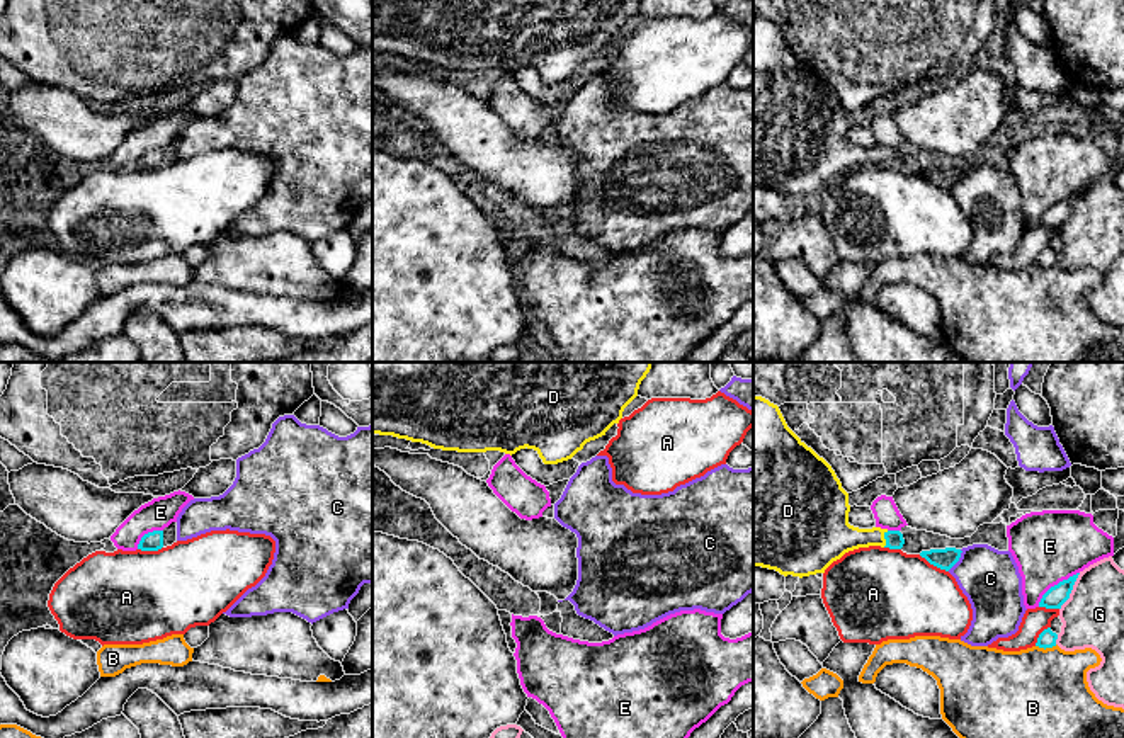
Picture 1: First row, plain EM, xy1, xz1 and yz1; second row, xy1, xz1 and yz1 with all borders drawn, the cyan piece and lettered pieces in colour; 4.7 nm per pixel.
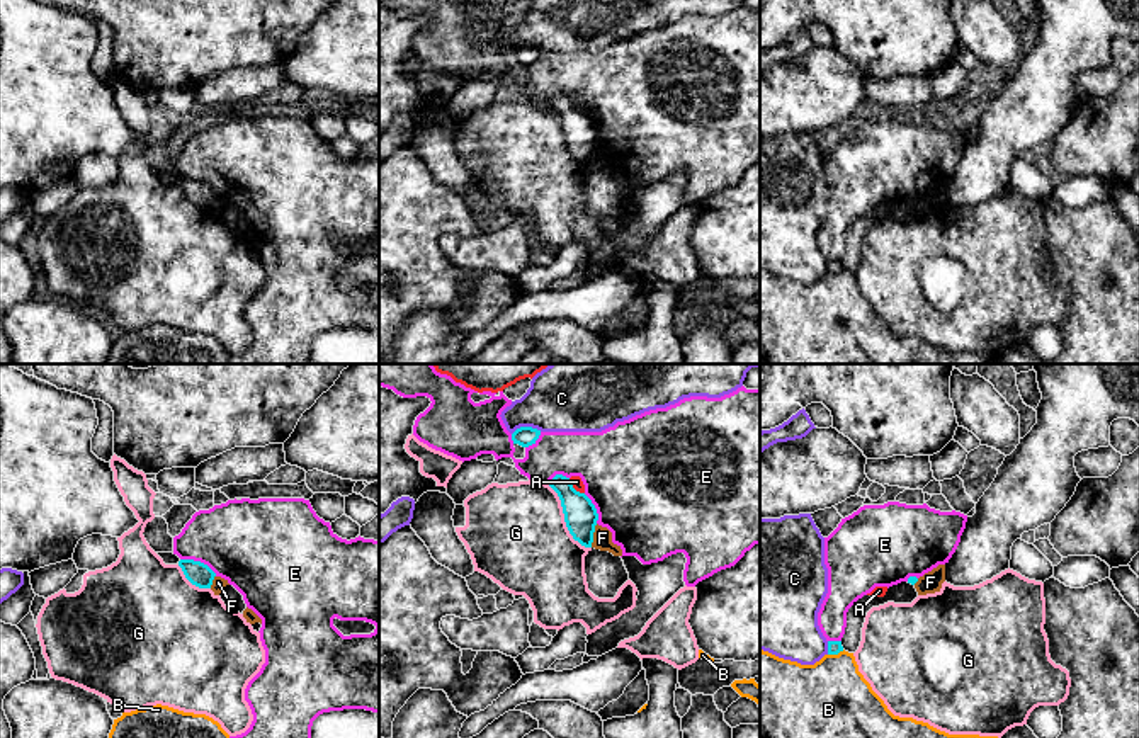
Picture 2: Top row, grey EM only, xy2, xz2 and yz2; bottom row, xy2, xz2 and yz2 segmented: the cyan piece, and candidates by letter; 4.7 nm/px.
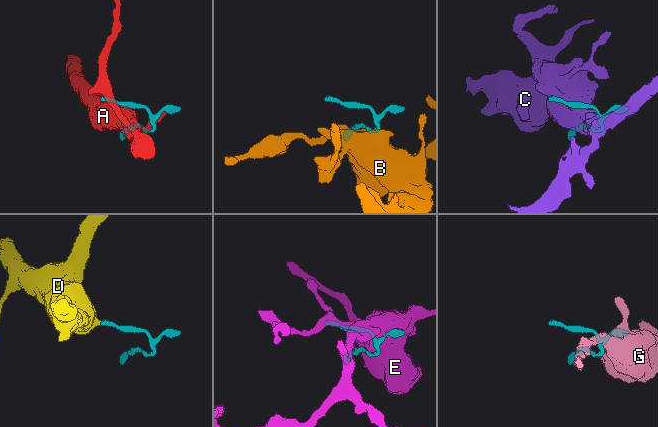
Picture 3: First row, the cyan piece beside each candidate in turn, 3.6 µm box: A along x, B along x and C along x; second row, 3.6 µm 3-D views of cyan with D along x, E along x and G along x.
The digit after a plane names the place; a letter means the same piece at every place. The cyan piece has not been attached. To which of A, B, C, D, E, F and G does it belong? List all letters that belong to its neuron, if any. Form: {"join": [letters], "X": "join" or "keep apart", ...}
{"join": ["D"], "A": "keep apart", "B": "keep apart", "C": "keep apart", "D": "join", "E": "keep apart", "F": "keep apart", "G": "keep apart"}

